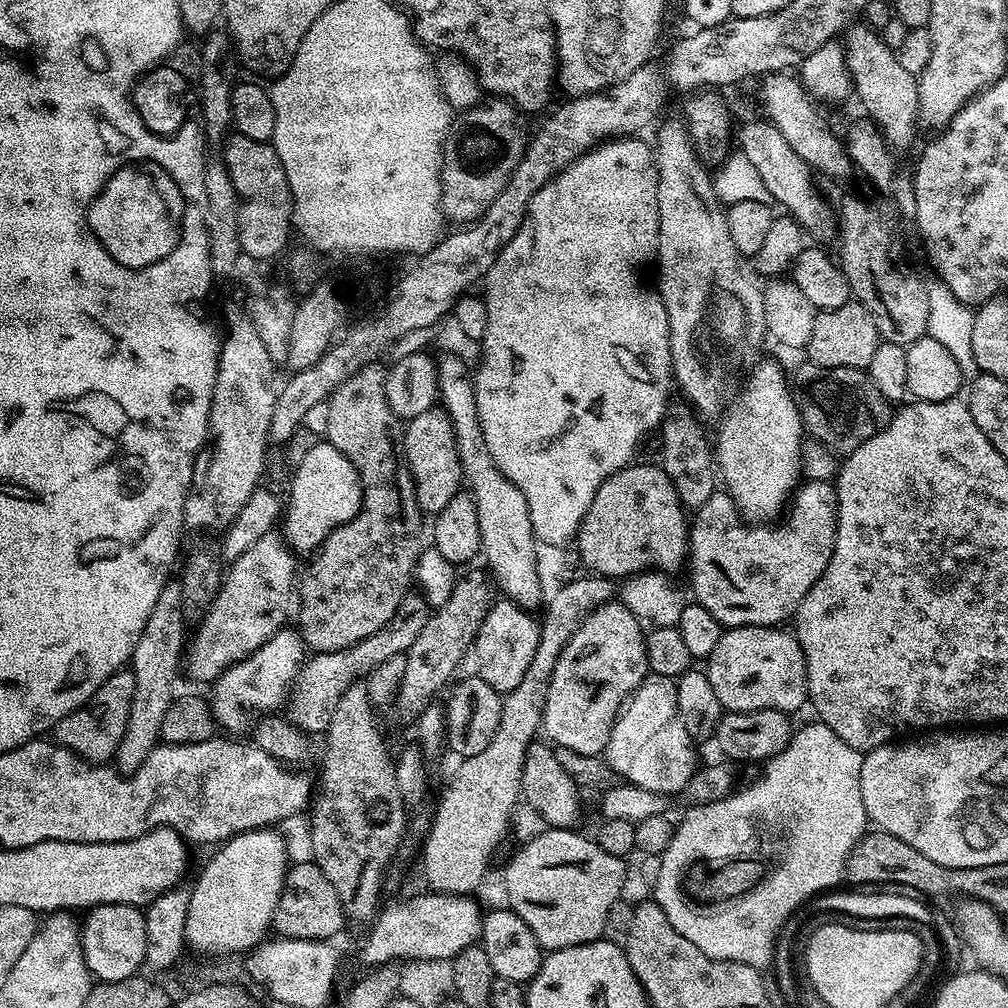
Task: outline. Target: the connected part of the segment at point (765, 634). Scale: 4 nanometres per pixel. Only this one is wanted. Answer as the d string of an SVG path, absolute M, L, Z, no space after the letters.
M777 626L775 628L729 628L721 631L718 638L718 646L714 646L714 650L706 657L708 681L710 686L714 686L714 694L718 694L718 702L721 709L729 712L749 712L750 710L766 710L769 708L770 710L792 714L795 713L795 708L800 708L803 704L806 704L808 700L808 675L806 674L806 662L802 654L802 646L791 631L783 632L784 630L783 627Z

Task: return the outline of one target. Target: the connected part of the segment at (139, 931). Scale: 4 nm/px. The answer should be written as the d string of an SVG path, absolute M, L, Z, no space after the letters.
M100 904L91 909L79 929L83 967L96 975L97 981L118 982L137 975L148 958L148 939L144 912L135 904Z

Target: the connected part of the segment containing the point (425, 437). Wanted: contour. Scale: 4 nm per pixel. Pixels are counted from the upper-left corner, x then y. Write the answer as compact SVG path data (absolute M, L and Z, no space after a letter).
M433 406L425 413L407 421L404 428L403 457L408 461L408 469L412 475L412 491L416 493L421 513L440 512L442 506L450 502L450 498L461 495L464 471L458 454L456 436L452 432L447 412Z

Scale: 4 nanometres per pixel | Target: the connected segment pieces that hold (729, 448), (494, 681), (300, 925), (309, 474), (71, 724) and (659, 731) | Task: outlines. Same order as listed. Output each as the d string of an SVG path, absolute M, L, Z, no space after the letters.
M764 360L749 374L745 384L743 381L734 402L727 405L719 421L714 464L728 497L736 503L745 521L775 521L785 511L801 479L804 424L795 403L783 370L774 361Z
M507 598L497 599L489 608L475 638L475 671L494 691L507 694L514 690L514 686L518 686L518 682L522 682L526 666L530 666L530 658L534 658L534 650L538 650L539 637L540 625L529 609Z
M315 862L308 864L293 863L284 876L282 894L274 910L272 928L285 940L322 940L331 941L346 925L342 902L338 902L338 893L330 886L330 878L322 874Z
M316 442L300 464L295 465L294 472L292 489L288 492L288 500L286 496L286 511L282 516L282 535L293 552L312 554L329 533L350 523L358 514L360 474L342 450L327 442Z
M130 670L115 672L84 707L66 714L56 723L55 743L61 748L69 748L81 760L108 762L115 757L118 746L126 734L126 724L130 718L131 703L134 702L134 674Z
M649 674L616 711L606 749L606 764L609 769L616 768L621 781L668 798L671 792L683 793L697 771L696 752L692 747L693 738L686 734L686 726L682 726L678 714L675 679Z

